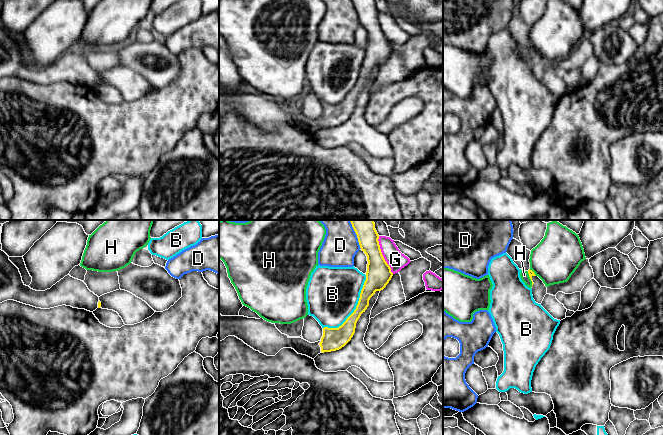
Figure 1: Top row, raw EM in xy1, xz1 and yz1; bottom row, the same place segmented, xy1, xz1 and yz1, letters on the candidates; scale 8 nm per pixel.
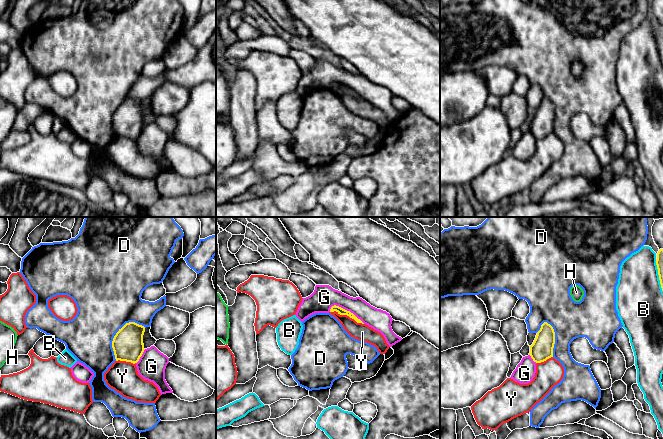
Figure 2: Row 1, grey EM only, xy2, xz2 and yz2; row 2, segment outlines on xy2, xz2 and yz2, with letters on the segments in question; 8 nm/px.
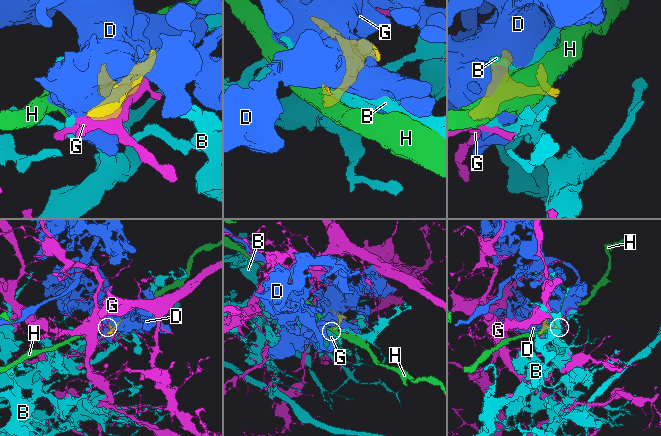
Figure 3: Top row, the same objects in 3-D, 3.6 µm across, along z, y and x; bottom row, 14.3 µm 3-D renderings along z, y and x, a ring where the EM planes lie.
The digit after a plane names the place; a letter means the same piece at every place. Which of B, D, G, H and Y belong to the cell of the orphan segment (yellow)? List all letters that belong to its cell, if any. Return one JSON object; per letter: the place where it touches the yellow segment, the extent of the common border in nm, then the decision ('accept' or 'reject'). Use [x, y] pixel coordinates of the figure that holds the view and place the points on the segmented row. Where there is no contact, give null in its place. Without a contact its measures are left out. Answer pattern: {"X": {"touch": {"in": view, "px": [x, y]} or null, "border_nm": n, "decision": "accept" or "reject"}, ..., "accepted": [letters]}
{"B": {"touch": {"in": "xz1", "px": [355, 309]}, "border_nm": 550, "decision": "reject"}, "D": {"touch": {"in": "xy2", "px": [116, 333]}, "border_nm": 360, "decision": "reject"}, "G": {"touch": {"in": "xz1", "px": [382, 255]}, "border_nm": 320, "decision": "reject"}, "H": {"touch": {"in": "yz1", "px": [530, 278]}, "border_nm": 130, "decision": "reject"}, "Y": {"touch": {"in": "xz2", "px": [347, 315]}, "border_nm": 300, "decision": "reject"}, "accepted": []}

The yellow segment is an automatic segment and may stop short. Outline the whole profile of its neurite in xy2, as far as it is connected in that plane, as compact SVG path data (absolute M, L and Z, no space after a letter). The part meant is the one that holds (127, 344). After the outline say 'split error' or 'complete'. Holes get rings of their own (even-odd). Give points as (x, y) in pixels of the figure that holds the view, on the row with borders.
M135 322L126 323L113 338L112 348L116 361L137 363L144 352L145 327Z; complete

